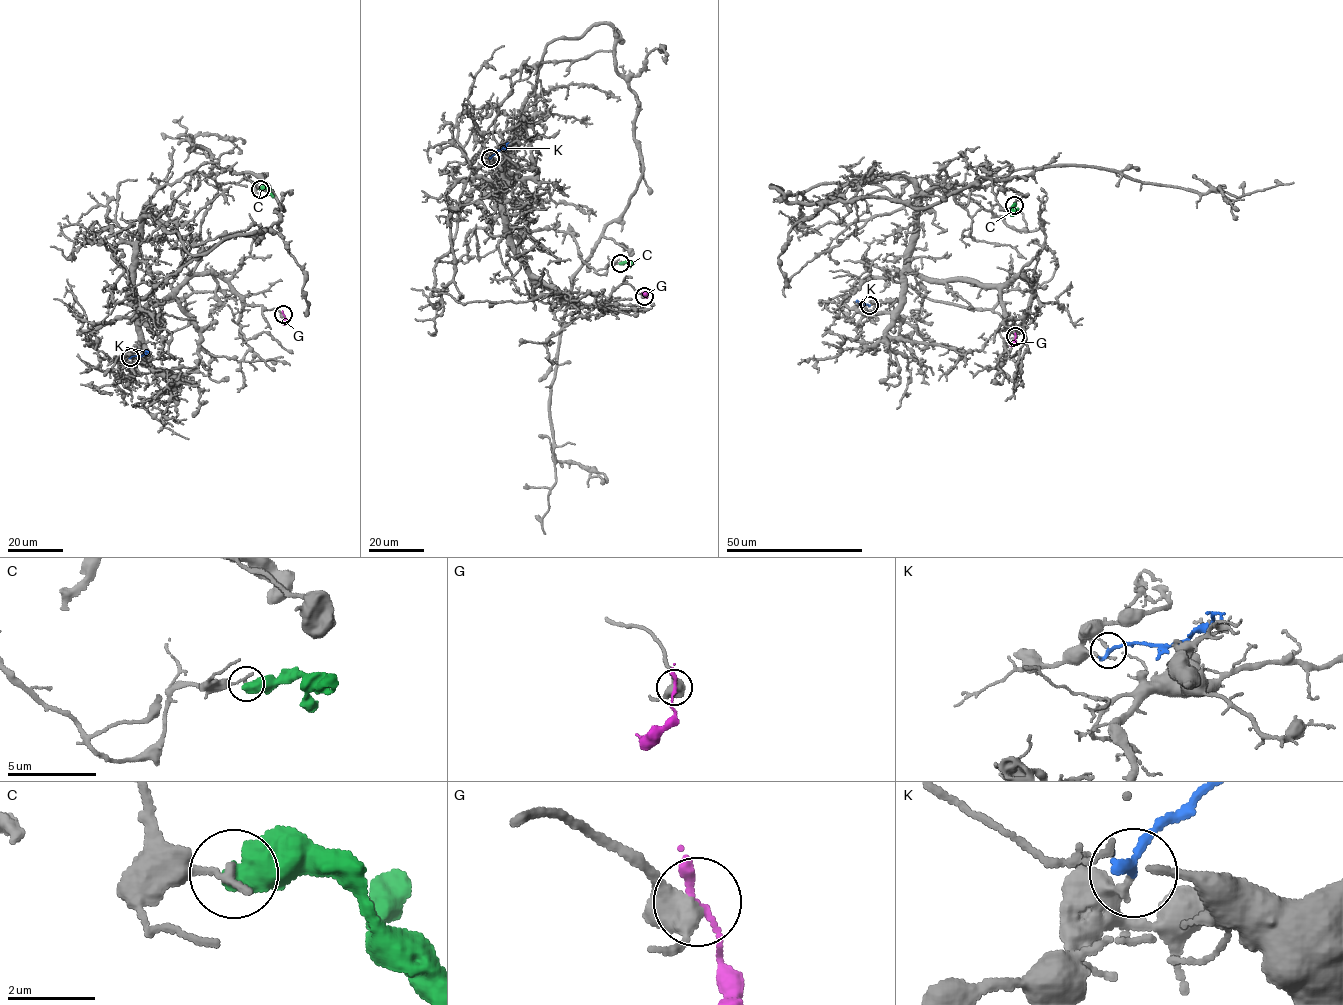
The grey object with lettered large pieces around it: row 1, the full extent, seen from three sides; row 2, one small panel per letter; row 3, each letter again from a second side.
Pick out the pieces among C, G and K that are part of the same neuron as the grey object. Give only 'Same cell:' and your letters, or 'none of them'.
Same cell: none of them

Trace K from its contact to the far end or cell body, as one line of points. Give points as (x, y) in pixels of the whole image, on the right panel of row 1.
K: (869, 305), (856, 301)

